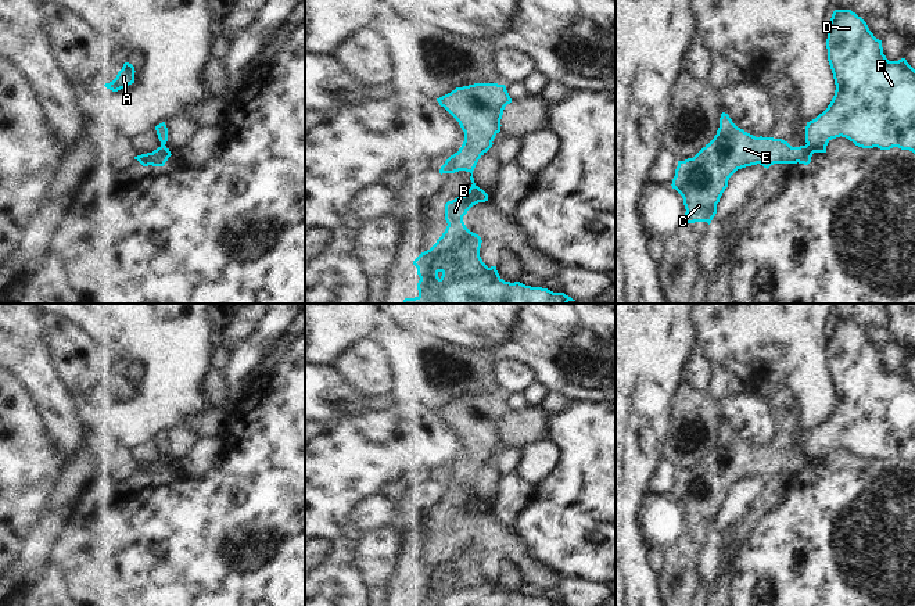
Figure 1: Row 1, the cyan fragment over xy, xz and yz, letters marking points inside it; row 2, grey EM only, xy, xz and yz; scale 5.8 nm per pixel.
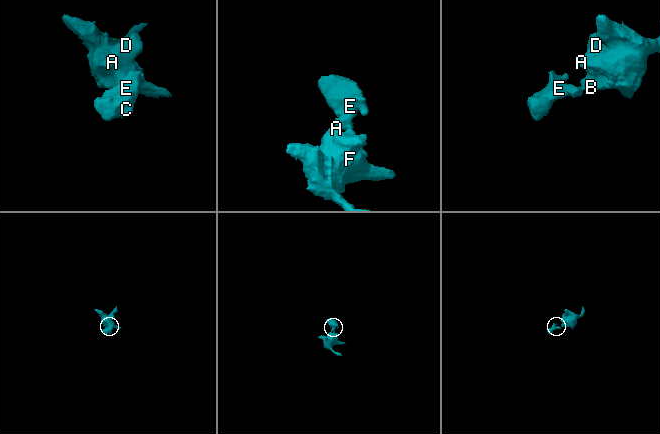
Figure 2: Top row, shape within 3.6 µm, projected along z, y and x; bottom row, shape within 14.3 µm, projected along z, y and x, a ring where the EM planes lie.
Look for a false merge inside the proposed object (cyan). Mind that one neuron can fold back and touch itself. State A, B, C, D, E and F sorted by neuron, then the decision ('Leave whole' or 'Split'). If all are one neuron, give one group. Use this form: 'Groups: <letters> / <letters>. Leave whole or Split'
Groups: A B D F / C E. Split

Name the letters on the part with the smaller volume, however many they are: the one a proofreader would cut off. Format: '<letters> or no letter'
C, E

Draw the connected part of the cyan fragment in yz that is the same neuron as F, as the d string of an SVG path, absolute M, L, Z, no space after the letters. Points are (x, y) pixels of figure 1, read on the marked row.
M851 10L833 11L826 49L836 90L828 108L807 122L808 148L812 153L826 153L828 143L842 136L862 148L898 147L915 154L915 69L905 58L889 61L882 40Z

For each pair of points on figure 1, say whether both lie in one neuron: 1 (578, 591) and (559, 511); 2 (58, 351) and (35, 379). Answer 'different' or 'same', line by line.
1: different
2: different

